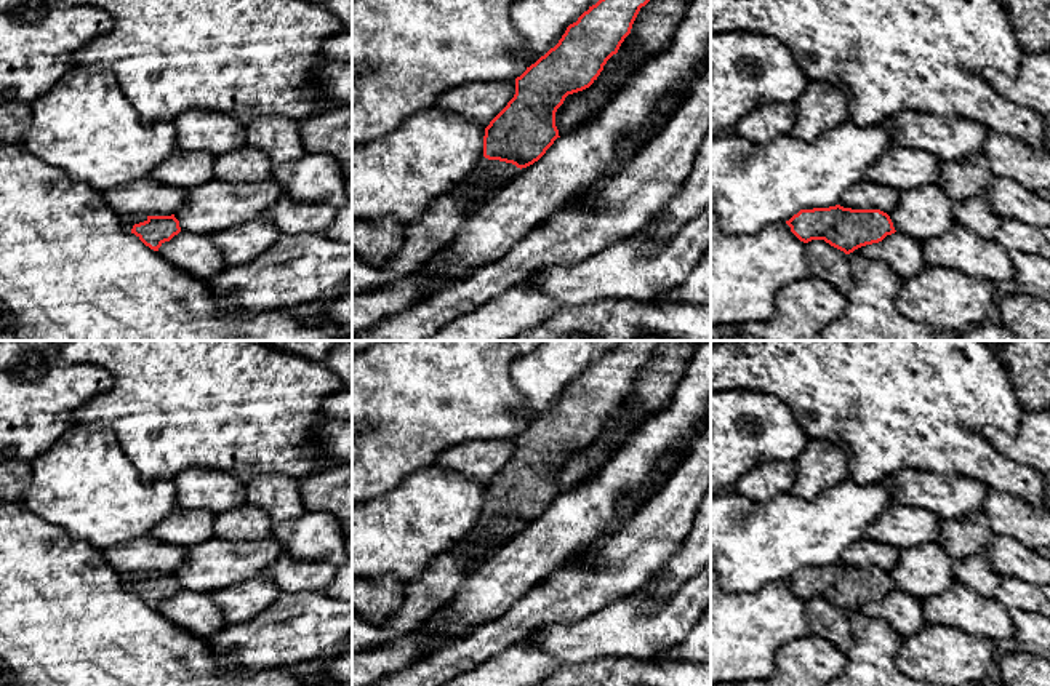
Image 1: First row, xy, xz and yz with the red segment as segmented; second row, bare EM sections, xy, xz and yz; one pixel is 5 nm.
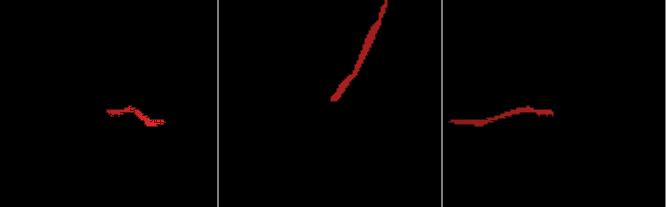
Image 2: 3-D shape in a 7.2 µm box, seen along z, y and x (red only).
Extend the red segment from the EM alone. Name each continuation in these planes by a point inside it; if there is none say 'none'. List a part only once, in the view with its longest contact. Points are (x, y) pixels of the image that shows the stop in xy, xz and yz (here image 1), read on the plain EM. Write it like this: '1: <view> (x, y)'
1: xz (490, 533)

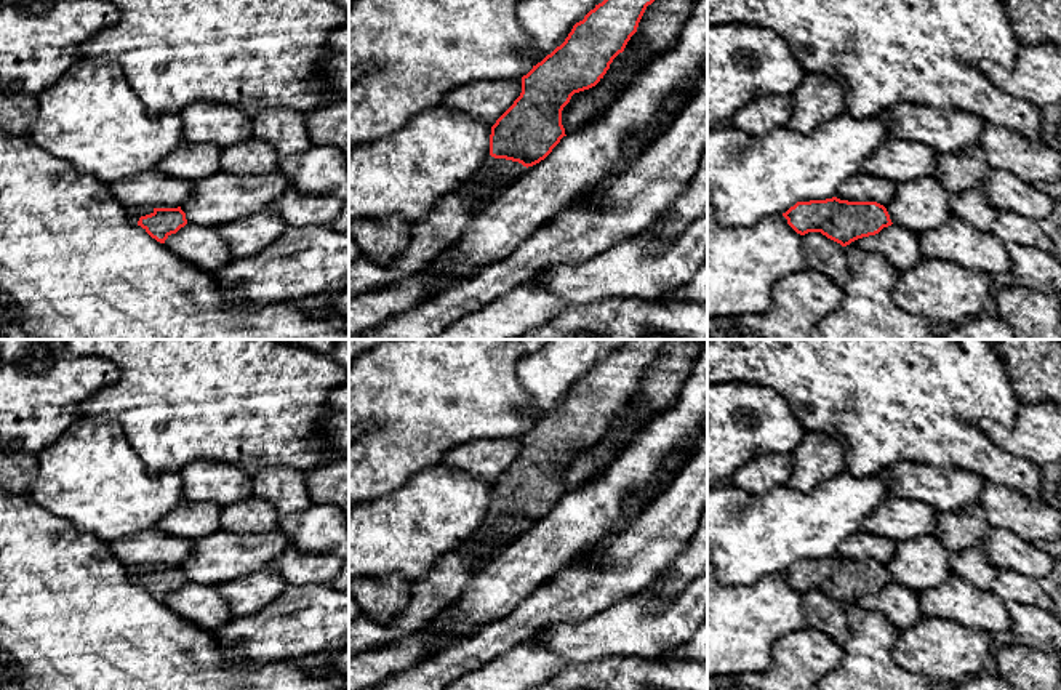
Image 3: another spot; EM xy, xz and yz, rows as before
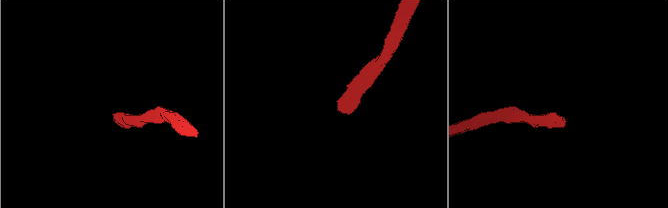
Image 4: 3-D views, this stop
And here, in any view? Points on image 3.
1: xz (496, 532)

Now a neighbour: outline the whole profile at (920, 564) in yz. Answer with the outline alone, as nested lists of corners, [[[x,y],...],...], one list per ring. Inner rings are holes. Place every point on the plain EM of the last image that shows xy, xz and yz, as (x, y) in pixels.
[[[935,535],[898,541],[885,567],[893,583],[915,592],[933,589],[954,575],[949,551]]]

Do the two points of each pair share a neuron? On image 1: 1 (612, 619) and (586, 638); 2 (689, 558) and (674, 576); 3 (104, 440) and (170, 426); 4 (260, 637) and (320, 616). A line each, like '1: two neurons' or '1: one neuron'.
1: one neuron
2: one neuron
3: two neurons
4: one neuron

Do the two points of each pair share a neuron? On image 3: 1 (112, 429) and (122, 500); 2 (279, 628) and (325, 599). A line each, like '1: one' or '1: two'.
1: one
2: one

